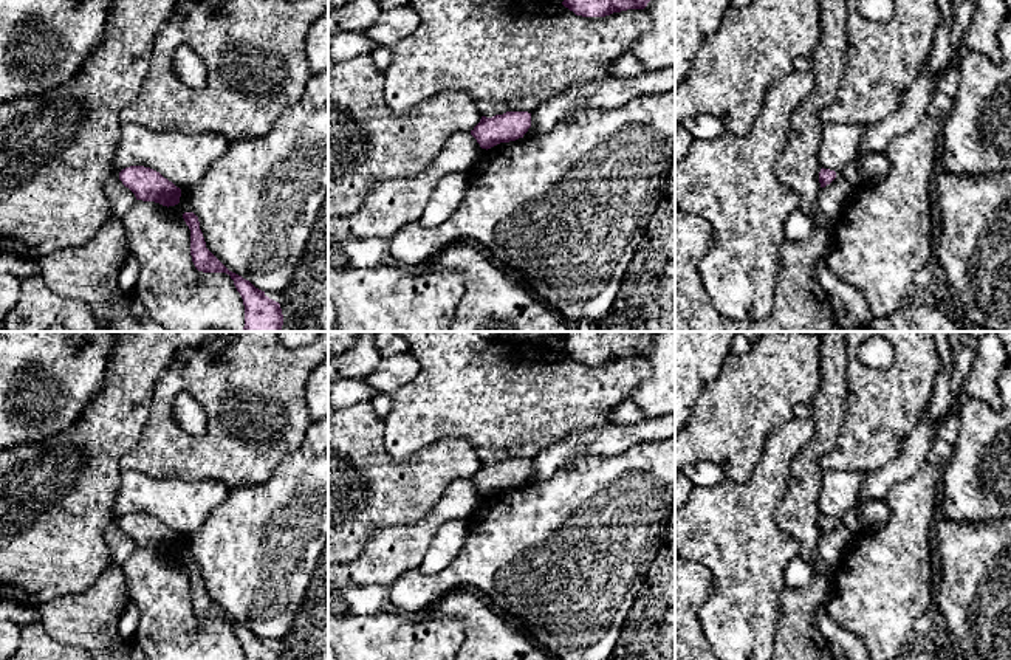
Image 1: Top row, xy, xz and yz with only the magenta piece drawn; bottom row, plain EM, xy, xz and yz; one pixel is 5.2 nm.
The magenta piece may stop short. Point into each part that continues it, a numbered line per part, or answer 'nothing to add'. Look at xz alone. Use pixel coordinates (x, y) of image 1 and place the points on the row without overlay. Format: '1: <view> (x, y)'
nothing to add

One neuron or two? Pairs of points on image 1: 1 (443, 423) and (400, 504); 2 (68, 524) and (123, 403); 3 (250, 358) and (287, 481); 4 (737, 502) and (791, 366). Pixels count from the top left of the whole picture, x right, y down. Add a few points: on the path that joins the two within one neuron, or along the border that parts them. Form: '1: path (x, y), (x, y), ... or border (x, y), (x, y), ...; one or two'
1: border (471, 442), (440, 439), (418, 450), (404, 464); two
2: path (75, 494), (104, 433); one
3: border (305, 436), (304, 442), (267, 479), (251, 484); two
4: border (762, 453), (745, 484), (726, 479); two

